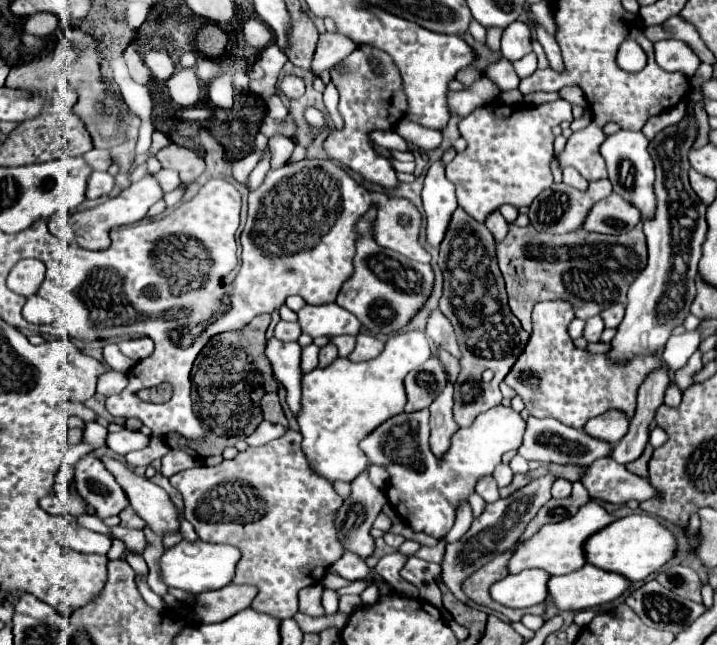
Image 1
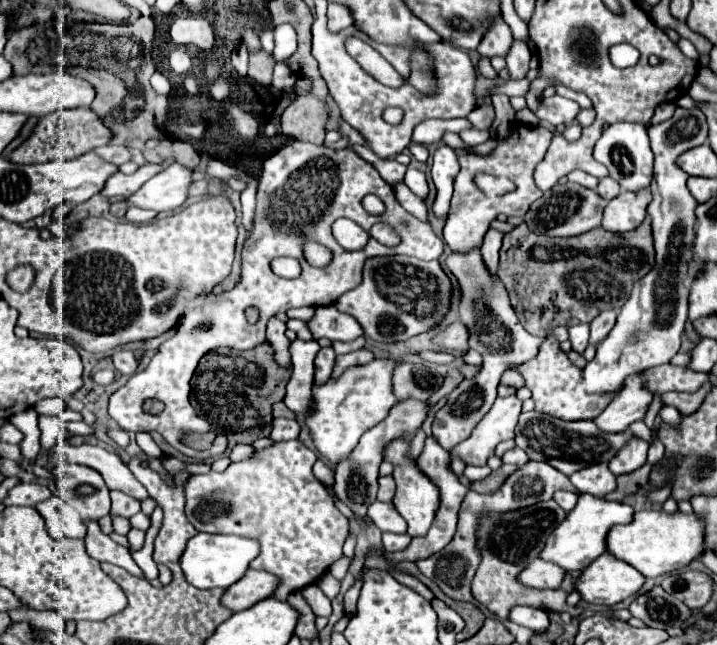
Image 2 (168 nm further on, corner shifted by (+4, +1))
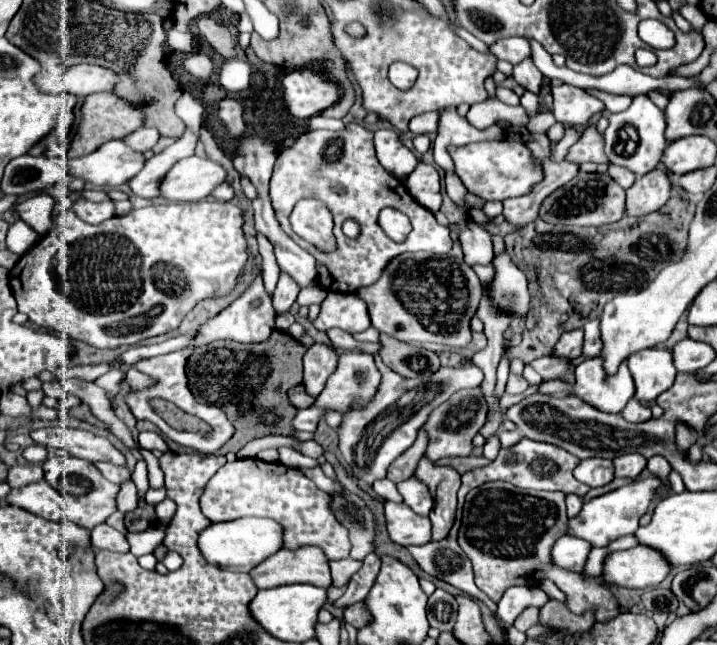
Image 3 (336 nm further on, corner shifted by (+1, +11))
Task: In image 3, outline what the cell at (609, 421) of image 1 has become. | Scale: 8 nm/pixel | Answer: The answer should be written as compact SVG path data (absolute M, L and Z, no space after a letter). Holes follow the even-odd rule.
M649 348L633 354L627 362L635 380L635 398L639 402L653 402L661 392L673 386L675 366L671 352L665 348Z

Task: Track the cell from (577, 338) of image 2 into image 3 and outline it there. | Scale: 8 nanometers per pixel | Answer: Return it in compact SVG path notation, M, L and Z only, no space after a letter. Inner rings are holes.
M583 330L565 332L565 336L561 336L561 340L555 344L553 356L575 360L581 356L581 348L583 348Z

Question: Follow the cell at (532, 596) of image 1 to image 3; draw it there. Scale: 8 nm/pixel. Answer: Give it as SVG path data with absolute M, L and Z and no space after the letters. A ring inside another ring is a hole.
M563 536L553 546L553 562L561 568L567 568L567 570L573 570L573 572L583 572L583 566L587 562L591 548L593 546L583 538Z

